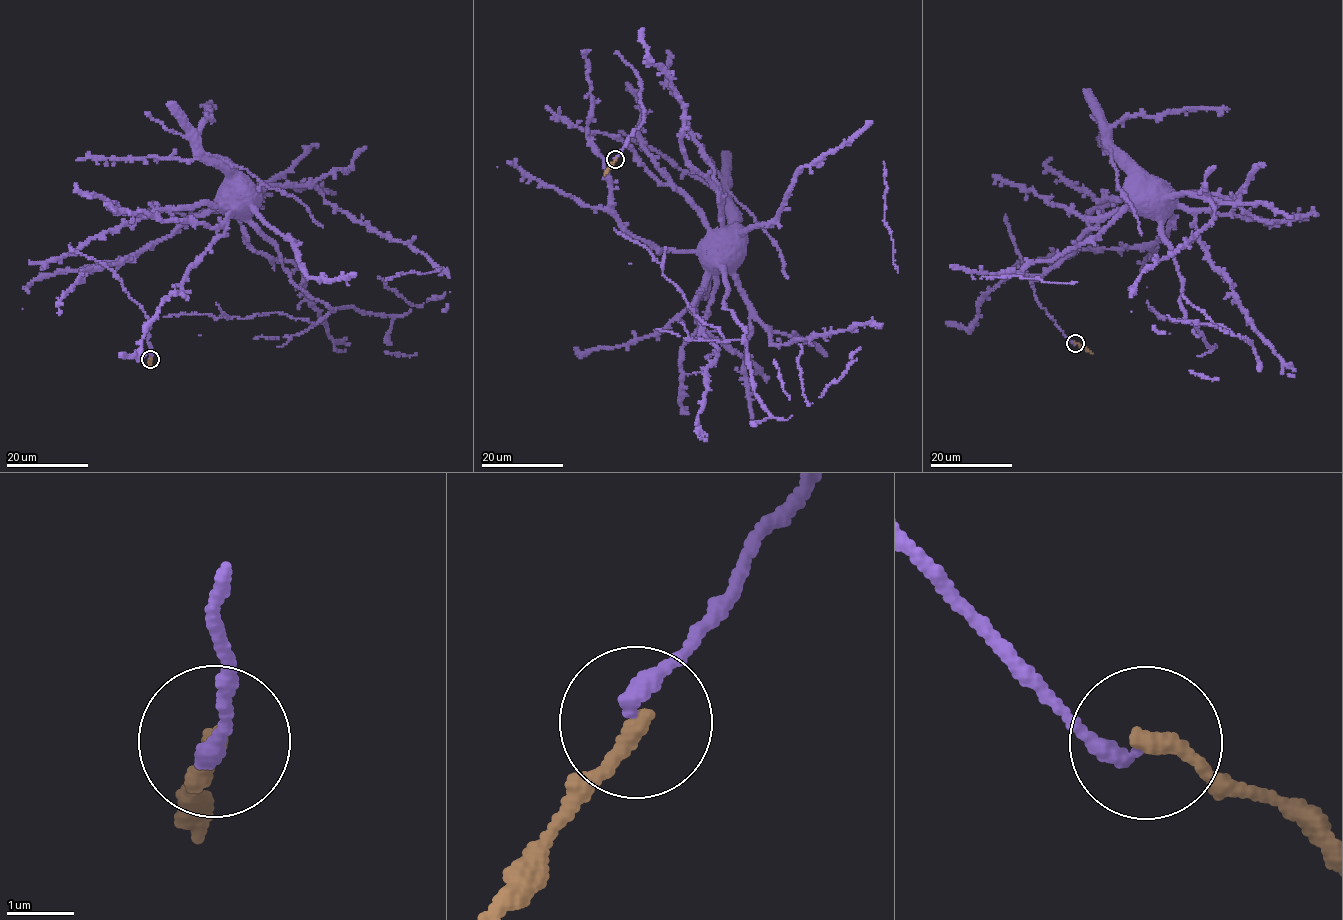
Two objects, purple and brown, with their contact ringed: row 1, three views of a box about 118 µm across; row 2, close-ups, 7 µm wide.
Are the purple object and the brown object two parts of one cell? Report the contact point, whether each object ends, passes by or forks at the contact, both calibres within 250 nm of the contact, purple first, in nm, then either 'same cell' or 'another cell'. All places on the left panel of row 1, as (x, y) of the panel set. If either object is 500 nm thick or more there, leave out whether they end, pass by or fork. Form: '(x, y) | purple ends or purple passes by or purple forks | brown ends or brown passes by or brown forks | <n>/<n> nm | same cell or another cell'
(150, 359) | purple ends | brown ends | 240/260 nm | same cell

